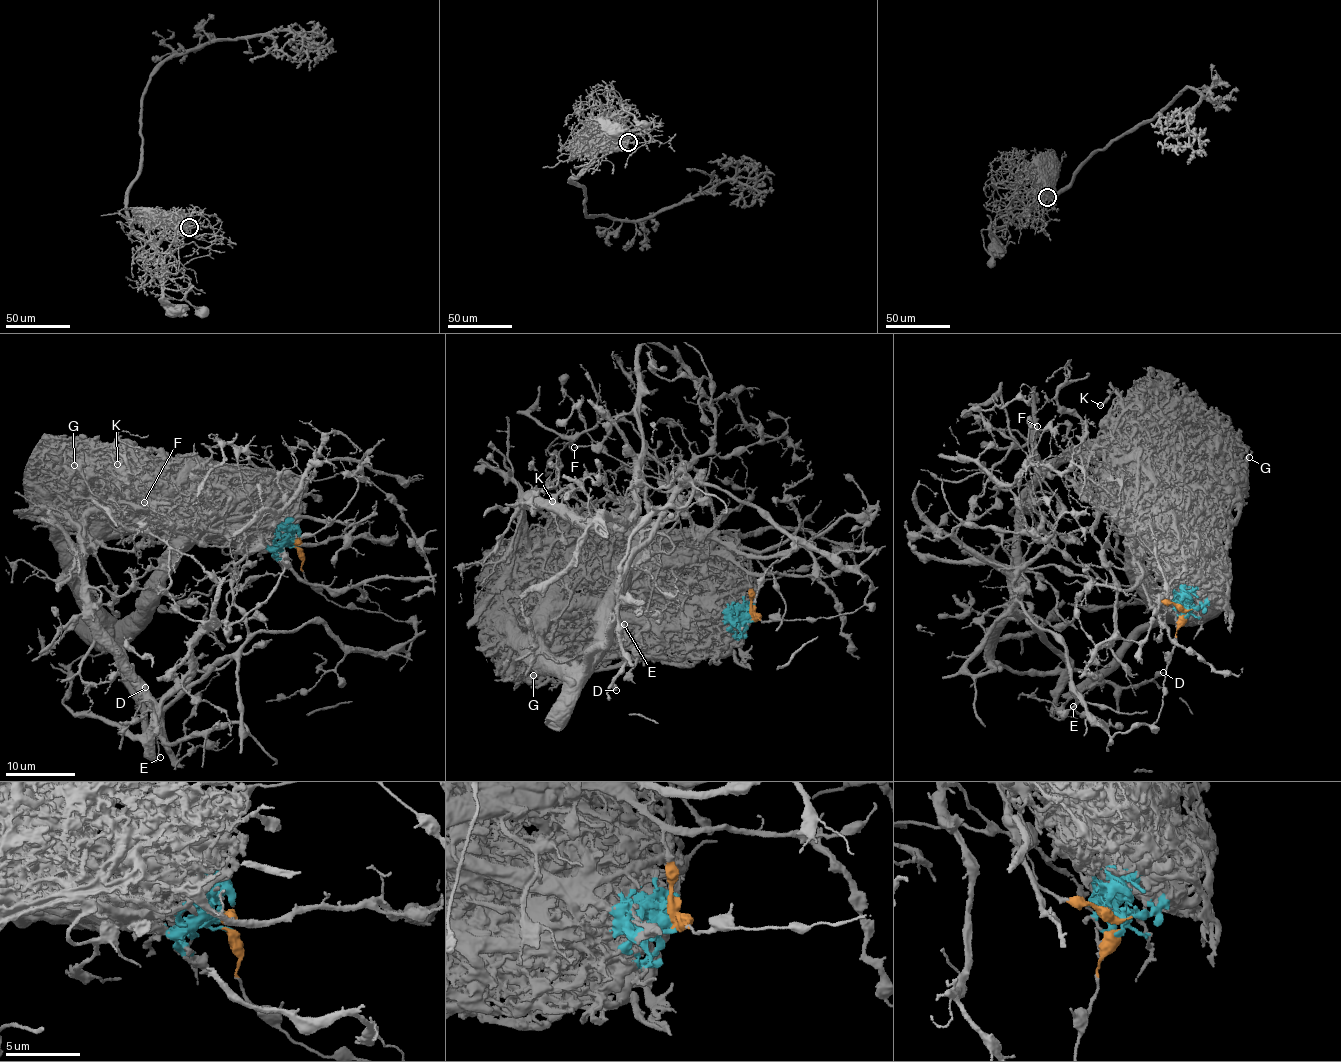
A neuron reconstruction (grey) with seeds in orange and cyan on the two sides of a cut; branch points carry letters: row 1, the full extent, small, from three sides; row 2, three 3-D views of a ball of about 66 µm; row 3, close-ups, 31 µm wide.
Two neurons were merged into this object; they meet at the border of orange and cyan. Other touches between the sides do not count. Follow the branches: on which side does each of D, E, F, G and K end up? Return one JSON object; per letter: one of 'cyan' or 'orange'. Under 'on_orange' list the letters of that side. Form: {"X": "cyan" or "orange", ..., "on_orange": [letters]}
{"D": "orange", "E": "orange", "F": "orange", "G": "cyan", "K": "cyan", "on_orange": ["D", "E", "F"]}

